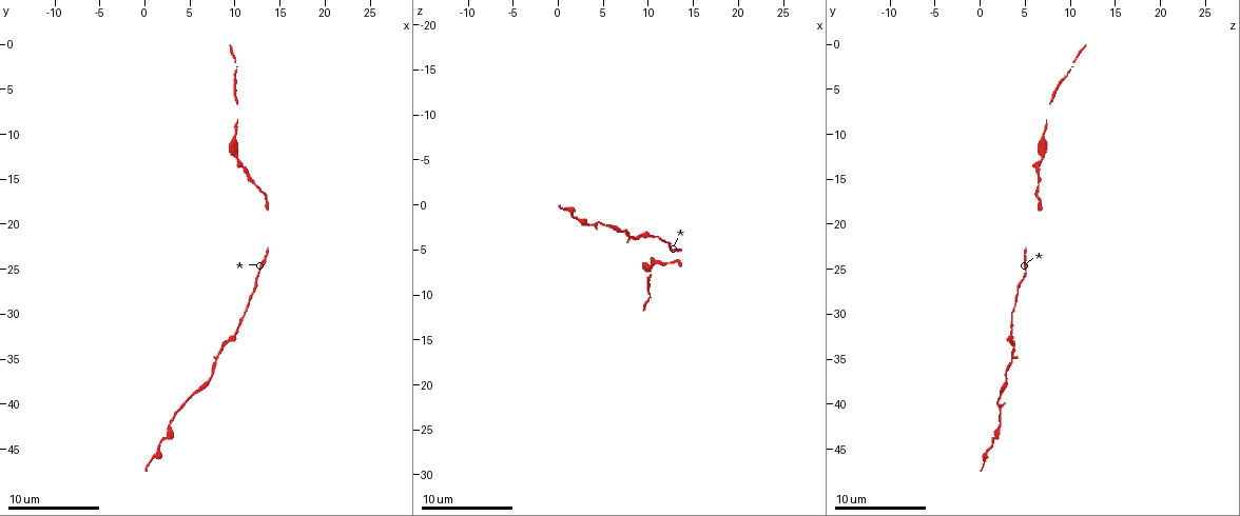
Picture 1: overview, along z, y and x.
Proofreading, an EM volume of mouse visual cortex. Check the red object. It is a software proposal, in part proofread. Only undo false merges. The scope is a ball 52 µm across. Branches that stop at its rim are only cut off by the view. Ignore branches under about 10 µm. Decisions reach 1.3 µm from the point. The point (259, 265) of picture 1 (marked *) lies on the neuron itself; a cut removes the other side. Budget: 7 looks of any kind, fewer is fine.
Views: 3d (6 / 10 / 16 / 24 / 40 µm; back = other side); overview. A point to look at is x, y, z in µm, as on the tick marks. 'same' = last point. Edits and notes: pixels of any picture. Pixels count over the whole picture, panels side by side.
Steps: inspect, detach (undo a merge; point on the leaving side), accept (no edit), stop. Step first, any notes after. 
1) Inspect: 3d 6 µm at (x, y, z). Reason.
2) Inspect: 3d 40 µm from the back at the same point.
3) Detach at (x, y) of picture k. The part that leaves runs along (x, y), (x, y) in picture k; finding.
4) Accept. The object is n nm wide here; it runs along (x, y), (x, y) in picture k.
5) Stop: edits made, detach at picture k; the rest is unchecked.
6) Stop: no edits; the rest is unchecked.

Inspect: 3d 10 µm at (13.6, 22.8, 5.0). A narrow waist.

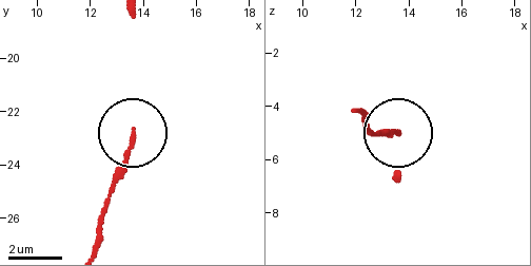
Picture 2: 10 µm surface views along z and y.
Accept. It runs along (111, 177), (132, 134) in picture 2; one neuron here.

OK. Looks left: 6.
Inspect: 3d 10 µm at (8.8, 33.6, 3.8).

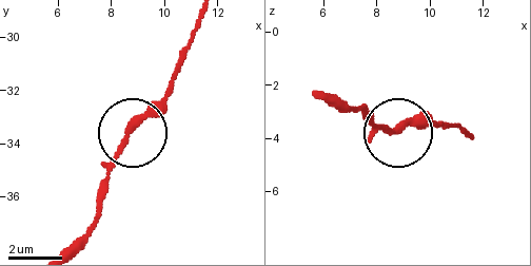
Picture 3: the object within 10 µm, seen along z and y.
Inspect: 3d 6 µm at (8.8, 33.4, 3.7).

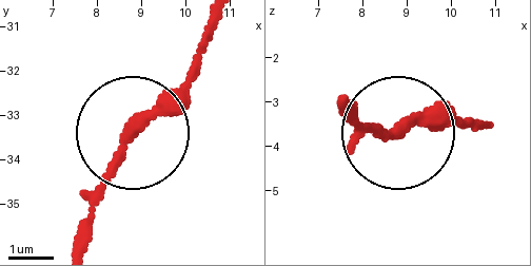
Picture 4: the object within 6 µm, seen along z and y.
Accept. It runs along (215, 25), (192, 81), (151, 105), (124, 138), (75, 236) in picture 4; all the same neuron.

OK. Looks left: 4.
Inspect: 3d 6 µm at (2.8, 41.8, 2.2). Calibre changes.

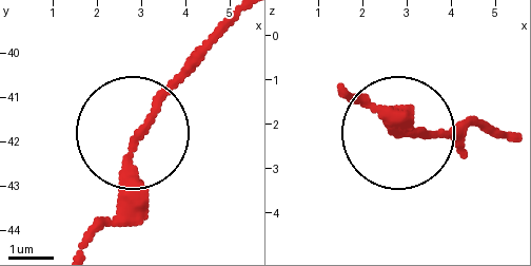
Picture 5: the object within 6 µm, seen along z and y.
Accept. The object is 180 nm wide here; it runs along (231, 27), (137, 129), (103, 228) in picture 5; one neuron here.

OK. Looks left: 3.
Inspect: 3d 10 µm at (11.8, 15.2, 6.6). Sudden change in width.

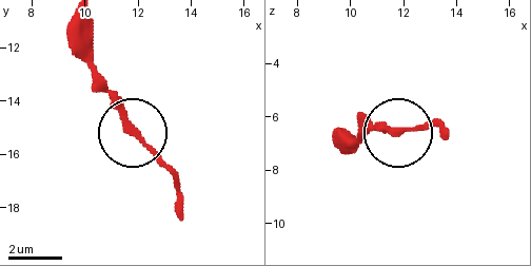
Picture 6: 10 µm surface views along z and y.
Accept. The object is 260 nm wide here; all the same neuron.

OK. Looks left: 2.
Stop: no edits; the rest is unchecked.

